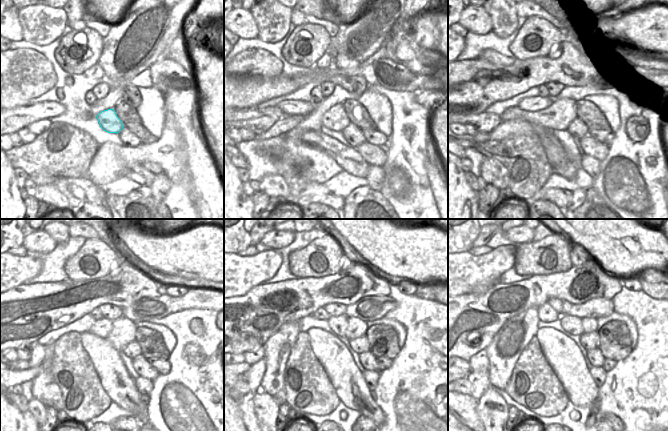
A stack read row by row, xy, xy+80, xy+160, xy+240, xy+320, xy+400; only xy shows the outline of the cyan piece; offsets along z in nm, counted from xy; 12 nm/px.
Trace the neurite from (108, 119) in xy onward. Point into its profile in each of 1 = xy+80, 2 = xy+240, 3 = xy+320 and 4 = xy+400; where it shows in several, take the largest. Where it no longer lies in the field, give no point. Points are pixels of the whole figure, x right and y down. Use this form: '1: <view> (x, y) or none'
1: xy+80 (337, 120)
2: xy+240 (124, 330)
3: xy+320 (356, 328)
4: xy+400 (589, 325)

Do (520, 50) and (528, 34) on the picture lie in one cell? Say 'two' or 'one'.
one

